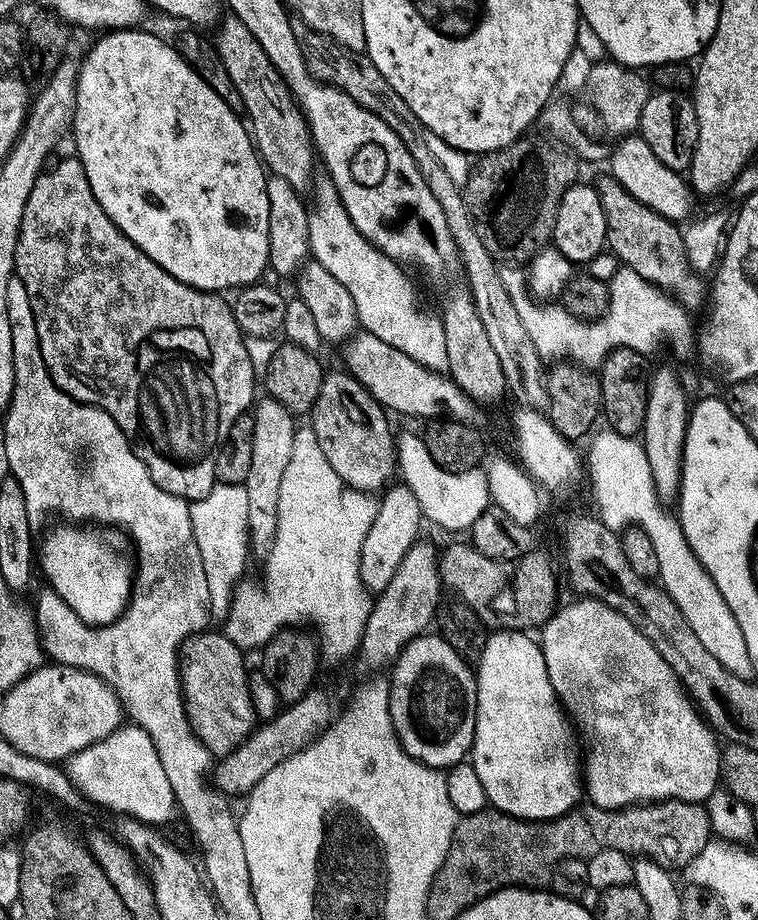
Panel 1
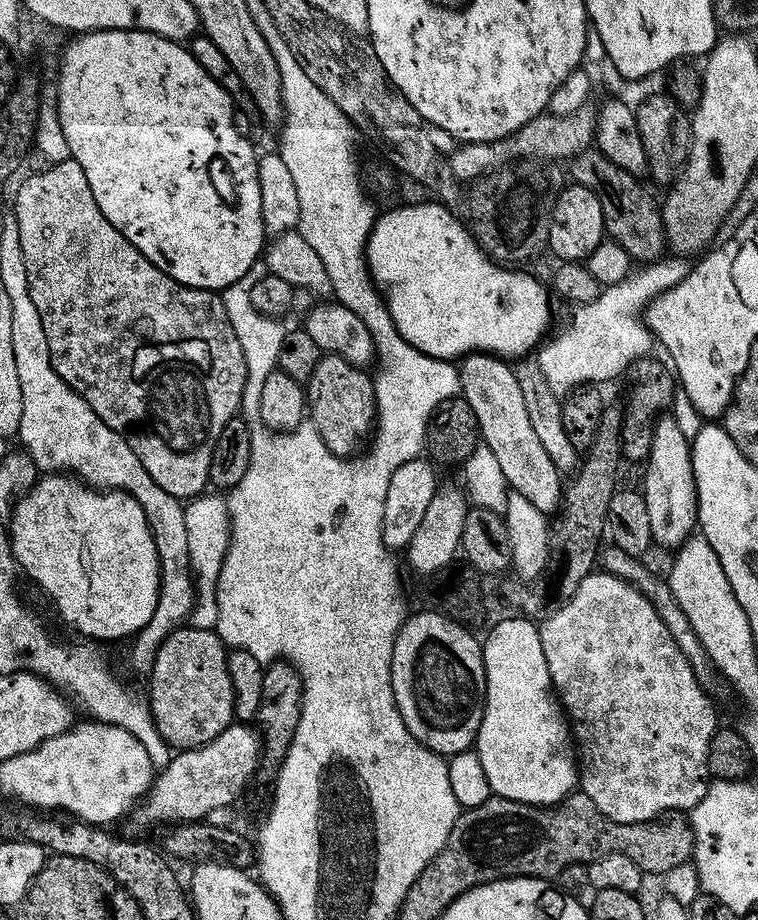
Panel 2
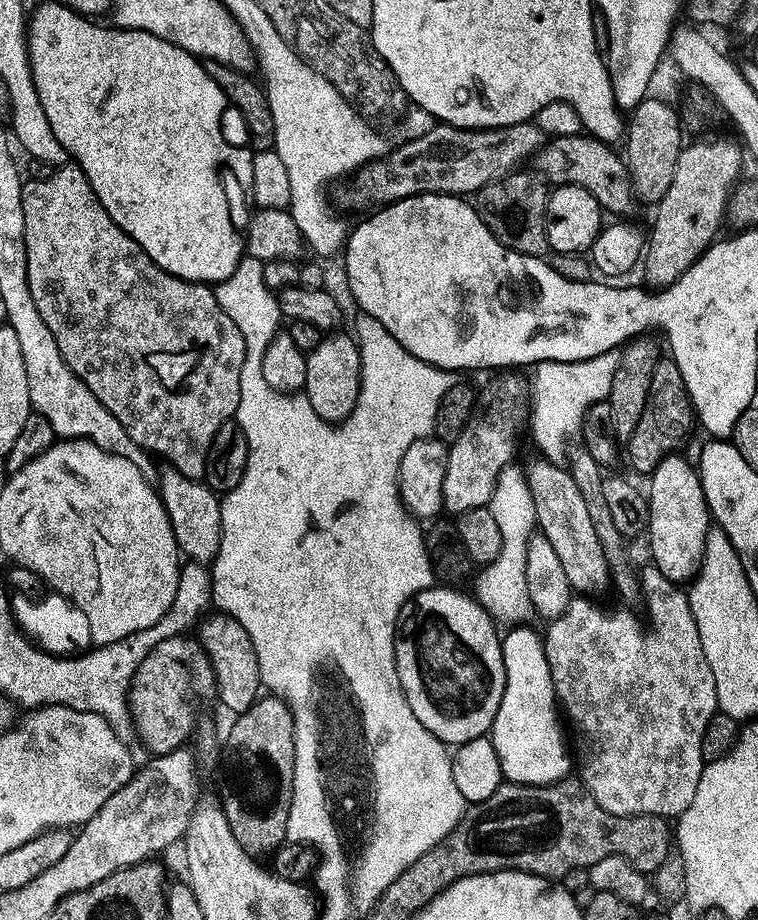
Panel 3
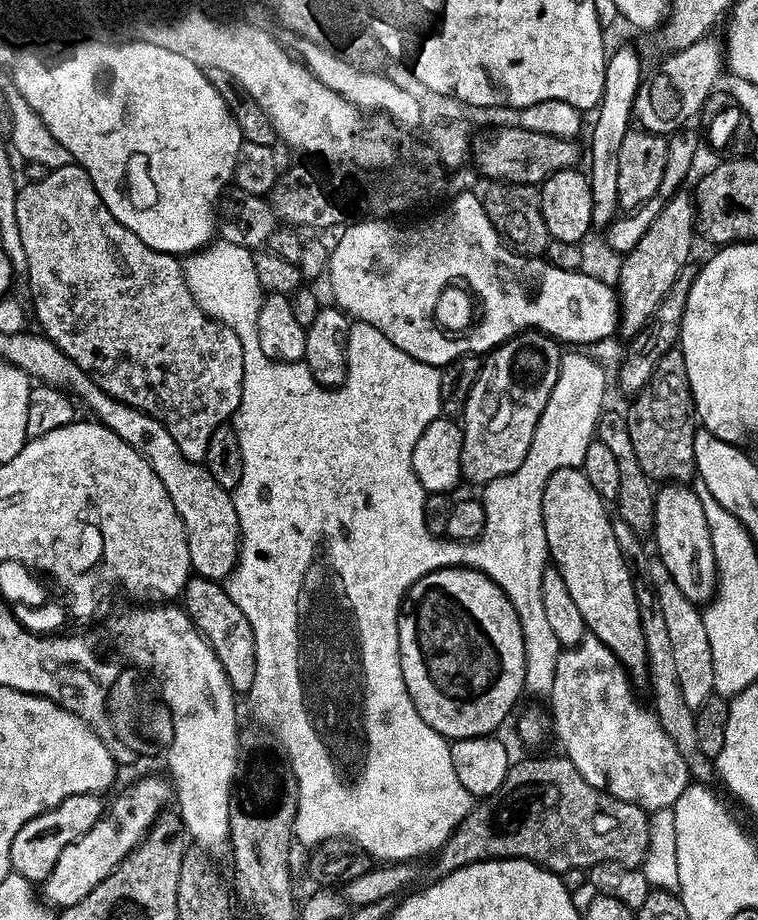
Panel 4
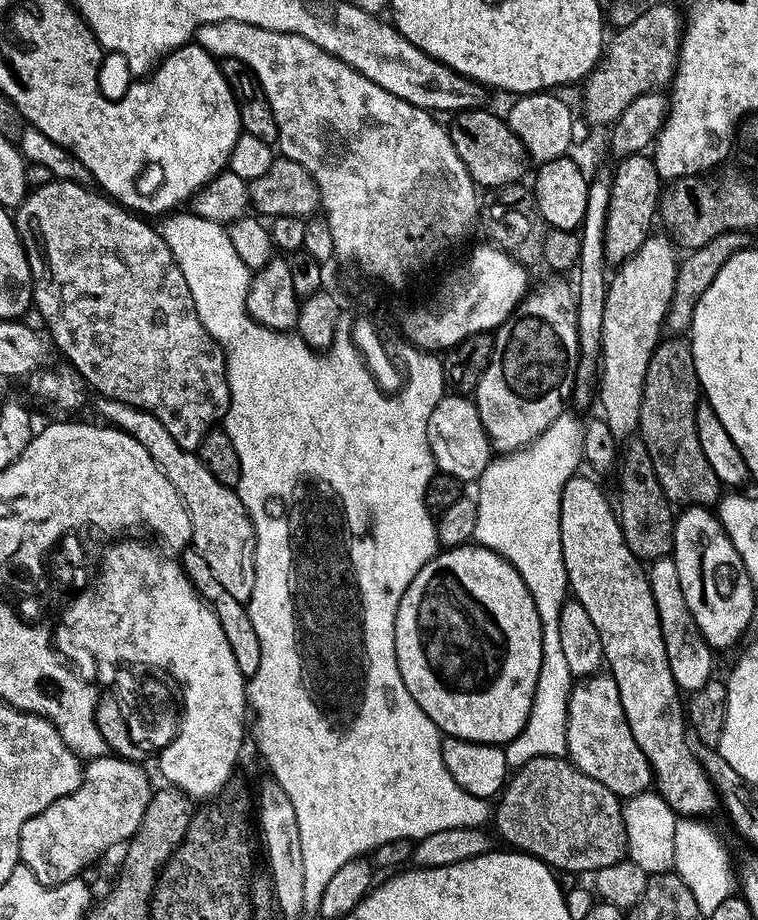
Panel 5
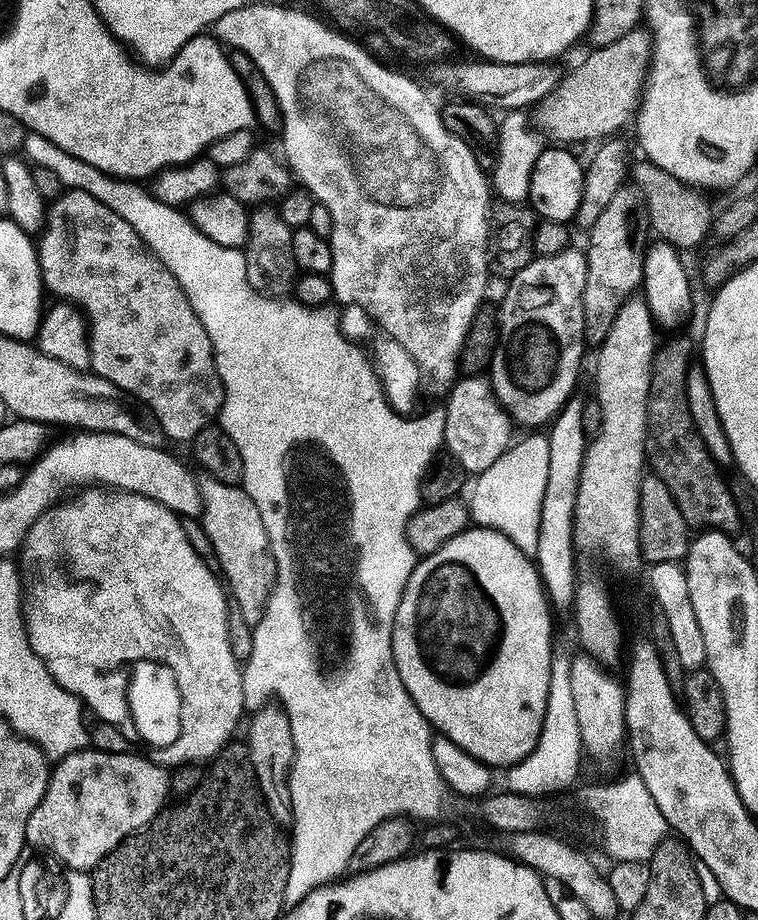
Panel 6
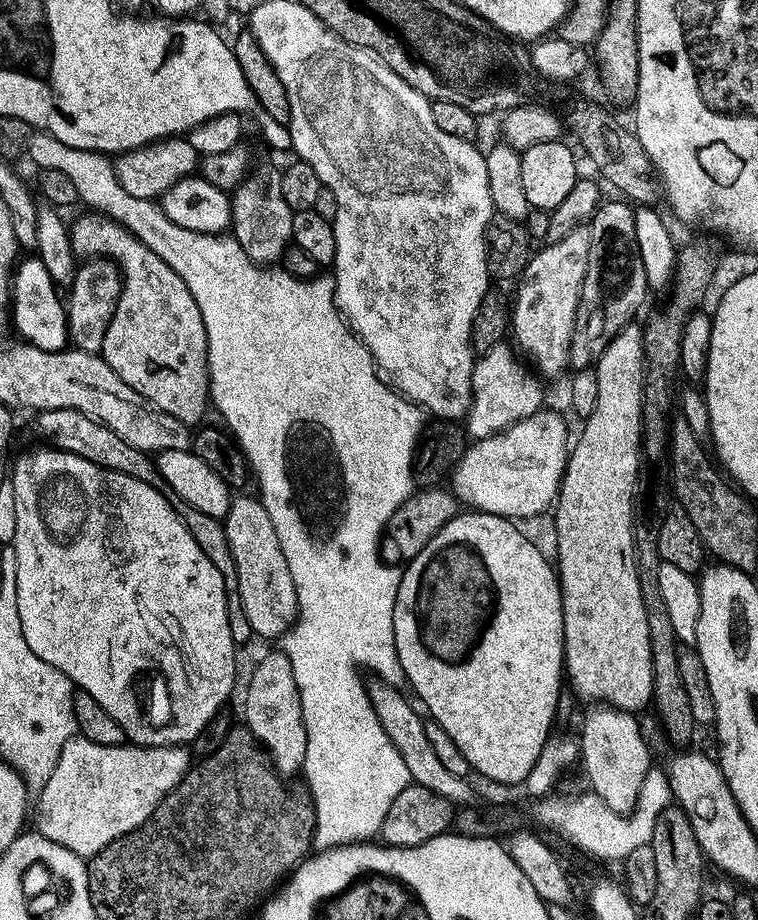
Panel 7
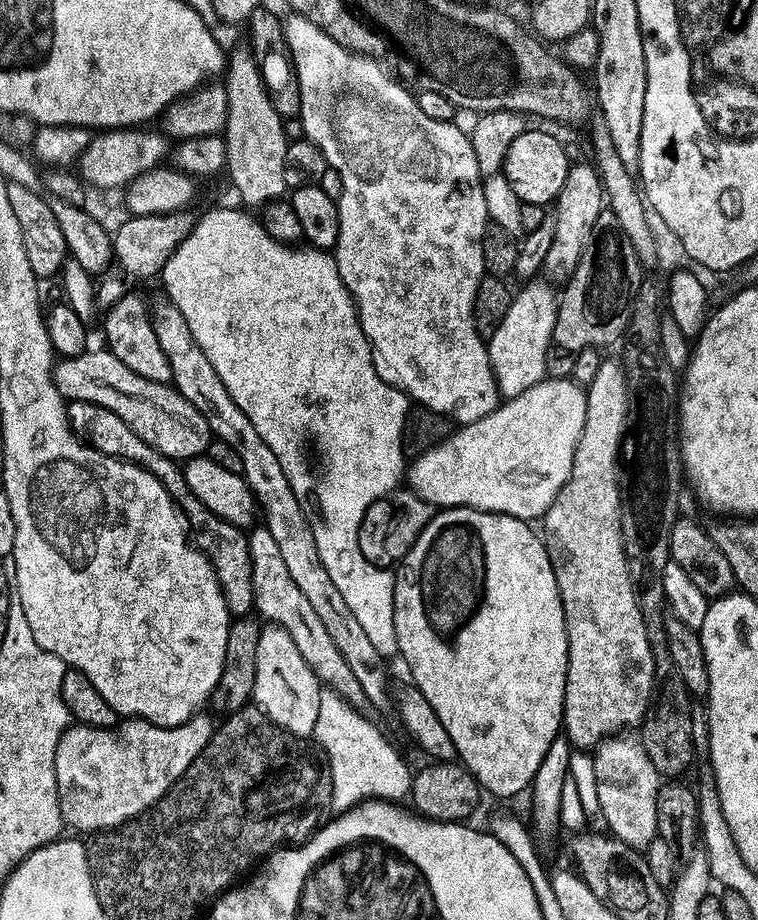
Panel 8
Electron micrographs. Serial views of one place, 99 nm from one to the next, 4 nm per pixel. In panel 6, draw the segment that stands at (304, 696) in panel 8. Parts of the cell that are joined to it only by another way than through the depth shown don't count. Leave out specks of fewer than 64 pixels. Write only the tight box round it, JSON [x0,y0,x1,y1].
[246,706,295,826]

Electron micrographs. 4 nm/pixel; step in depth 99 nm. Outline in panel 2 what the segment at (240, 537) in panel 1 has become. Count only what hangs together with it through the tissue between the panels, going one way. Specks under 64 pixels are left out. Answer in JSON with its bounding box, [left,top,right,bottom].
[184,494,231,630]

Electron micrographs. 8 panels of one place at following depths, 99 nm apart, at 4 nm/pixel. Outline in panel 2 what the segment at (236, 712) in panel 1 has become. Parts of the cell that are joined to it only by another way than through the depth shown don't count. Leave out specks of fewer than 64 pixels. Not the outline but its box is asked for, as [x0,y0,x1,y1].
[148,628,235,749]

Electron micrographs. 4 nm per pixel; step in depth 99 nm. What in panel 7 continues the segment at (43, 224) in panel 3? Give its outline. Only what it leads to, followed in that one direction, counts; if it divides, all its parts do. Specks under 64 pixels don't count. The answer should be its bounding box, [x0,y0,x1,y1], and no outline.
[70,212,210,426]

